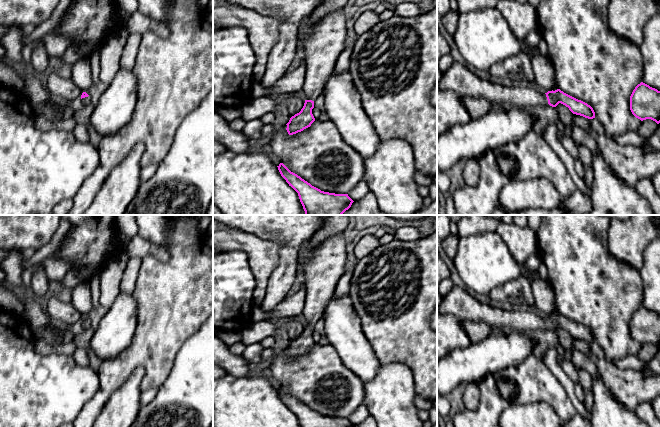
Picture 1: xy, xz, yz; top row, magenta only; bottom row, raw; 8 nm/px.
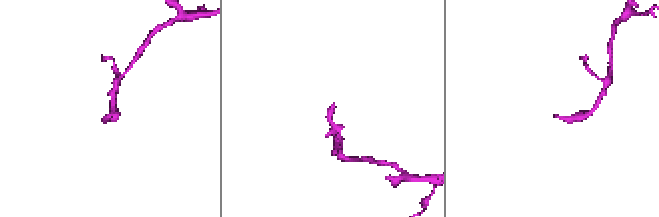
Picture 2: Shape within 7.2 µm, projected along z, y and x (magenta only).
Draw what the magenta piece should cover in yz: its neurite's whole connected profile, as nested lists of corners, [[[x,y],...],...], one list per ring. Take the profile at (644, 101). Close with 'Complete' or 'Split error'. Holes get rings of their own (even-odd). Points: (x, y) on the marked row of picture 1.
[[[641,82],[630,96],[630,110],[641,121],[651,119],[660,123],[660,91]]]. Complete

